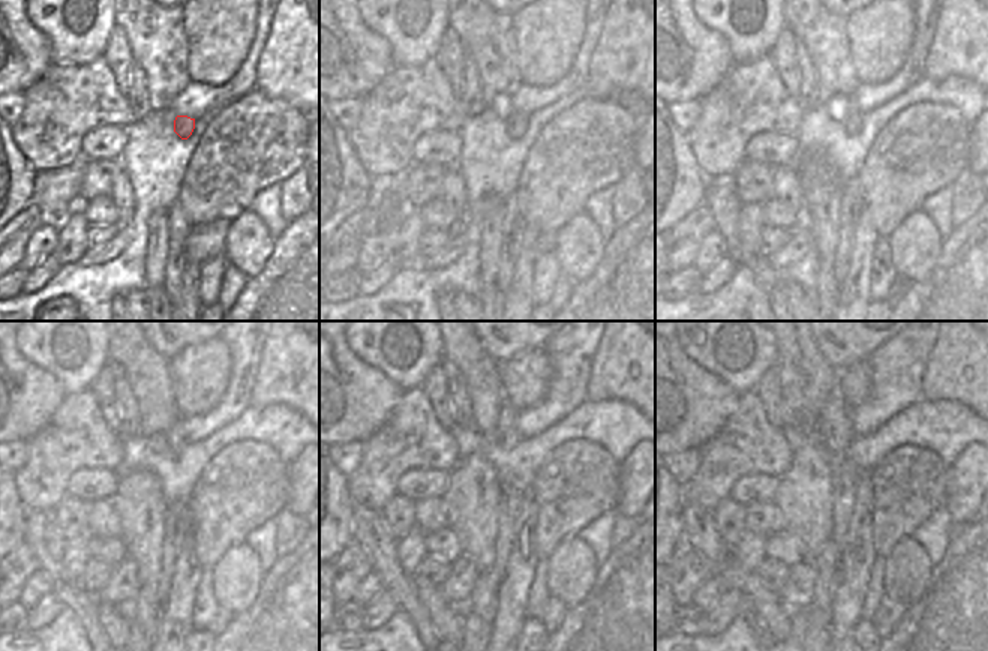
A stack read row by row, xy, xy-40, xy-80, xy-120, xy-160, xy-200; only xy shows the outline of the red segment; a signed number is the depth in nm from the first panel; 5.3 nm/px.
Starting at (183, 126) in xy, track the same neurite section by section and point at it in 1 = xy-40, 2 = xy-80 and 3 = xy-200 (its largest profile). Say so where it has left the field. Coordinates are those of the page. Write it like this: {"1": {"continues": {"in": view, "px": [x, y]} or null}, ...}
{"1": {"continues": {"in": "xy-40", "px": [517, 120]}}, "2": {"continues": {"in": "xy-80", "px": [850, 119]}}, "3": {"continues": {"in": "xy-200", "px": [832, 435]}}}

